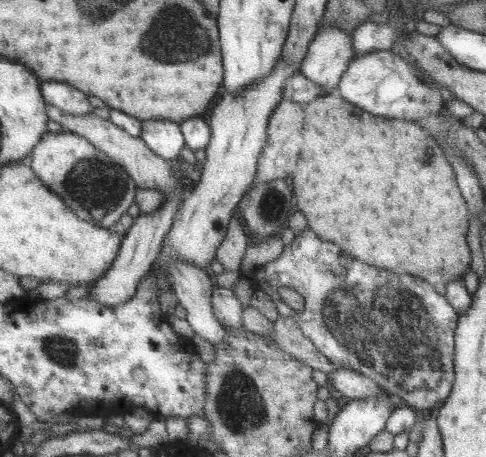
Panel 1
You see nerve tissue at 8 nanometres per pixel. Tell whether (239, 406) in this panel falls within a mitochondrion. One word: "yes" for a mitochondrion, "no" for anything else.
yes

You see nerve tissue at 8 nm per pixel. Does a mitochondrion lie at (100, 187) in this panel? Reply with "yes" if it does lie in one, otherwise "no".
yes

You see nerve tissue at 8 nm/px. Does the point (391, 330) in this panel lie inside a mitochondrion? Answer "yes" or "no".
yes

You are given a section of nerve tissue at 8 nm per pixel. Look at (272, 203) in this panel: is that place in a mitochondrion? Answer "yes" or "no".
yes

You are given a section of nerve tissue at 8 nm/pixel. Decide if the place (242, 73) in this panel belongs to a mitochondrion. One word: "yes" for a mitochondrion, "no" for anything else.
no

